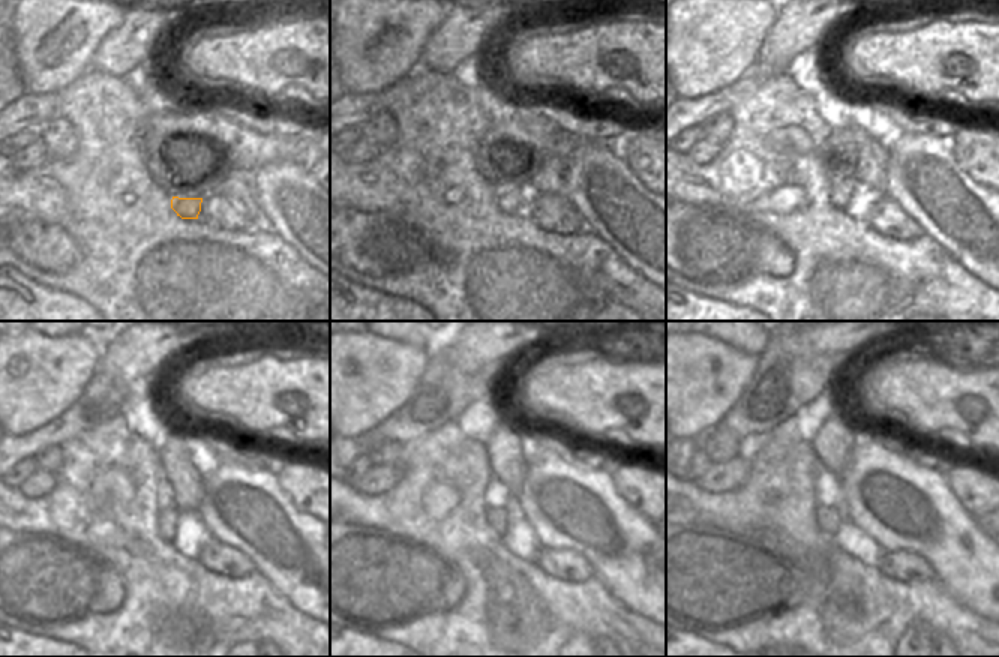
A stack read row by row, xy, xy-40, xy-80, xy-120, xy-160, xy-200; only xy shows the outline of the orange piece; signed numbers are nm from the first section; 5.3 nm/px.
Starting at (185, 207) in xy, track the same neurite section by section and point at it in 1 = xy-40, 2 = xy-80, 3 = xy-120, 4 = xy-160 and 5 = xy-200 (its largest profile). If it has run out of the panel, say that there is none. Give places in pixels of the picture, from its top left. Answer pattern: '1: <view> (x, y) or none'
1: xy-40 (509, 198)
2: xy-80 (840, 192)
3: xy-120 (167, 519)
4: xy-160 (497, 516)
5: xy-200 (828, 521)

